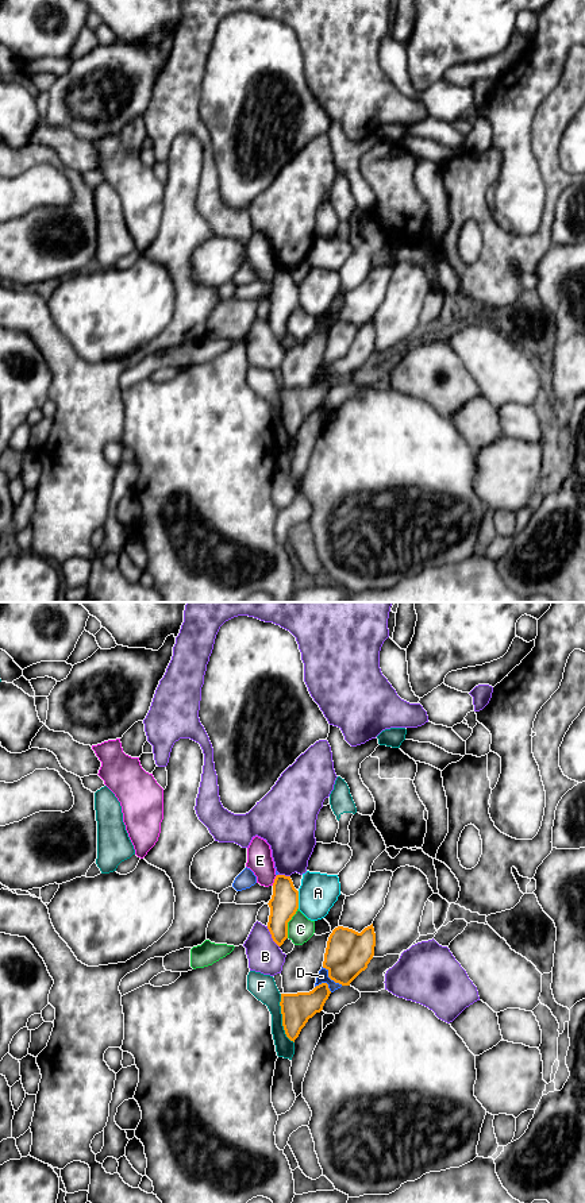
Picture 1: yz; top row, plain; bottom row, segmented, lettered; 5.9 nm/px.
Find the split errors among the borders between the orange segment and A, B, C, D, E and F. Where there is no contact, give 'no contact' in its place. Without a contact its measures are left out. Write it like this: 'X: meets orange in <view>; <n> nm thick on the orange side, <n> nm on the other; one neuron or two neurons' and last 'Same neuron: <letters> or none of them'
A: meets orange in yz; 170 nm thick on the orange side, 220 nm on the other; two neurons
B: meets orange in yz; 170 nm thick on the orange side, 200 nm on the other; two neurons
C: meets orange in yz; 170 nm thick on the orange side, 160 nm on the other; two neurons
D: meets orange in yz; 260 nm thick on the orange side, 70 nm on the other; two neurons
E: meets orange in yz; 170 nm thick on the orange side, 150 nm on the other; two neurons
F: meets orange in yz; 190 nm thick on the orange side, 150 nm on the other; two neurons
Same neuron: none of them

